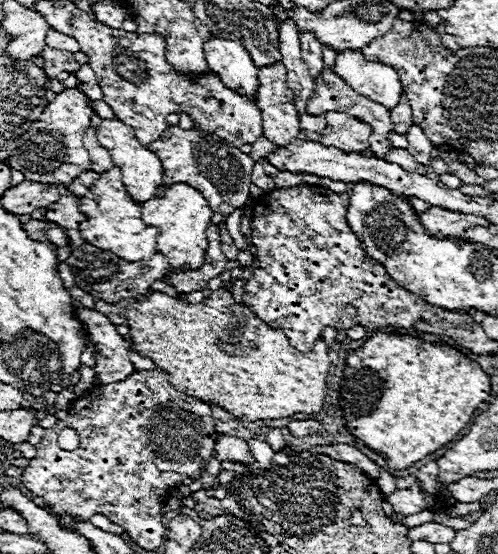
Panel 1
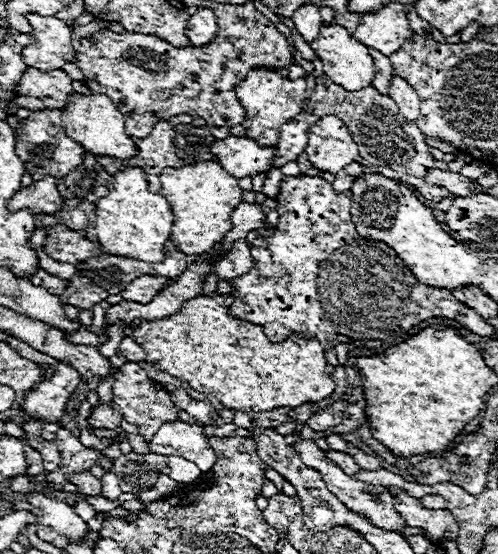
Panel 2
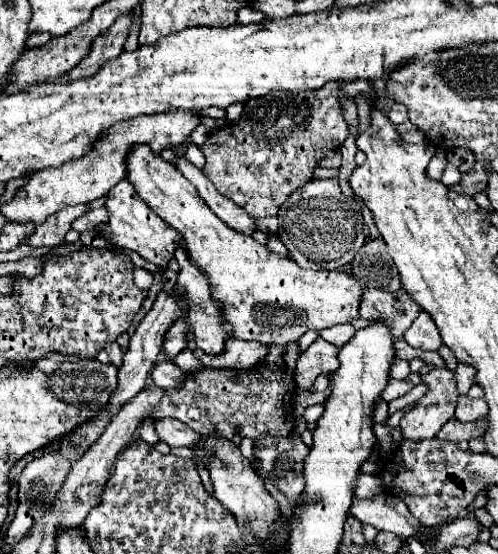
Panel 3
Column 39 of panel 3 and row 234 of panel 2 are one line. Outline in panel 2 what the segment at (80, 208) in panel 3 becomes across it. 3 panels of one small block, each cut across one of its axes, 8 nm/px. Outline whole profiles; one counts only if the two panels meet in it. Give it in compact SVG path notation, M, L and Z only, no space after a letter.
M240 202L240 206L236 206L236 210L232 212L232 230L228 230L228 234L224 236L222 246L230 250L232 242L244 240L250 230L258 230L264 226L266 226L266 214L262 206Z

